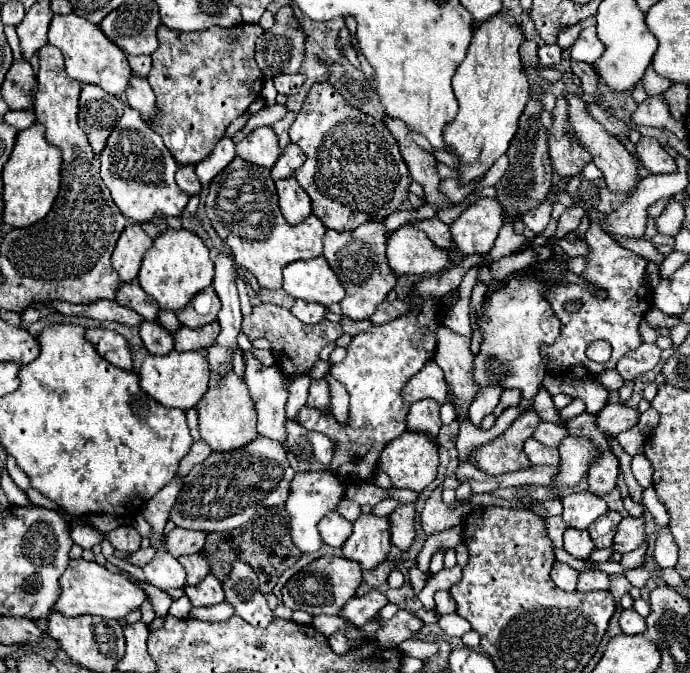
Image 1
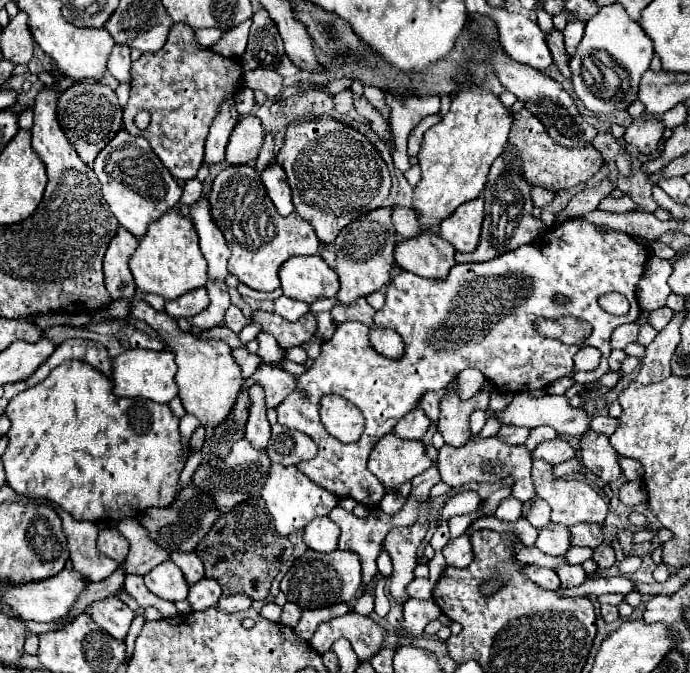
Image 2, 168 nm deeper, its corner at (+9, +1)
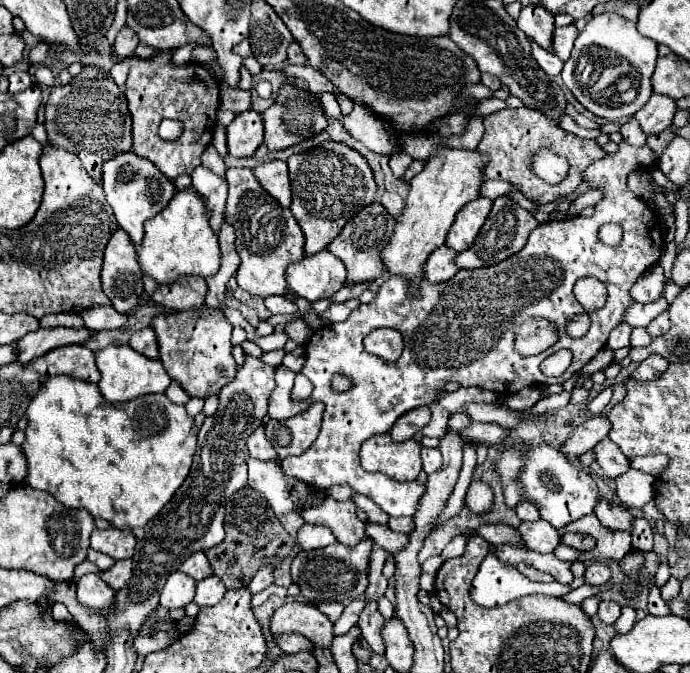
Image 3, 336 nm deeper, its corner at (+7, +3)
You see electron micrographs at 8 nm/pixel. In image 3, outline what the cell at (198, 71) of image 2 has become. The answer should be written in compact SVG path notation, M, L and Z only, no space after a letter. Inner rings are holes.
M159 51L149 59L131 57L131 69L125 83L125 97L133 117L133 151L141 157L149 157L161 173L175 179L179 175L191 175L201 165L201 153L213 139L213 127L217 123L221 85L217 75L201 63L189 61L185 65L171 63L173 51ZM163 119L181 121L183 133L175 141L159 137L157 127Z

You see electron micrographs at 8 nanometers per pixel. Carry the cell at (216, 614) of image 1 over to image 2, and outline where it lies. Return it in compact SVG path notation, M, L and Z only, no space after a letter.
M223 595L219 599L219 607L223 607L223 611L245 611L251 607L251 597L249 595Z

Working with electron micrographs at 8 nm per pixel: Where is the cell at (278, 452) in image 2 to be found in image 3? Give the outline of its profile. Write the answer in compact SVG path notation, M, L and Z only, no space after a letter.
M315 403L309 407L307 413L295 415L287 421L277 421L269 419L265 423L265 433L277 453L279 459L285 459L289 455L301 455L305 453L321 427L321 417L323 417L323 405Z

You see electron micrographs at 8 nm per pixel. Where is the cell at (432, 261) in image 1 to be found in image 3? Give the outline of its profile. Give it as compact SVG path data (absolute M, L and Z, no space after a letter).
M441 245L441 247L437 247L431 255L429 255L429 259L427 259L427 263L423 265L423 273L425 273L425 279L429 279L431 283L443 283L443 281L447 281L447 279L451 279L459 269L457 269L457 265L455 265L455 251L453 249L449 249L449 247L445 247L445 245Z

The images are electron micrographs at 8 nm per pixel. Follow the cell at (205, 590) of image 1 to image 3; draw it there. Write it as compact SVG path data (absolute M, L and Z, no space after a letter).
M211 575L211 577L207 577L207 579L203 579L203 581L197 583L195 603L197 603L199 607L203 607L203 605L217 605L217 603L223 599L225 591L227 591L227 589L225 589L223 581L221 581L219 577Z

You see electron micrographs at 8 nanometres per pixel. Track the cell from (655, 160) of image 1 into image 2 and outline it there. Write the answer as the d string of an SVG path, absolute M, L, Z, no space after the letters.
M647 117L647 119L635 119L627 131L625 131L625 141L635 145L639 149L639 153L643 155L651 155L657 149L659 139L663 137L665 125L661 119L657 117Z

